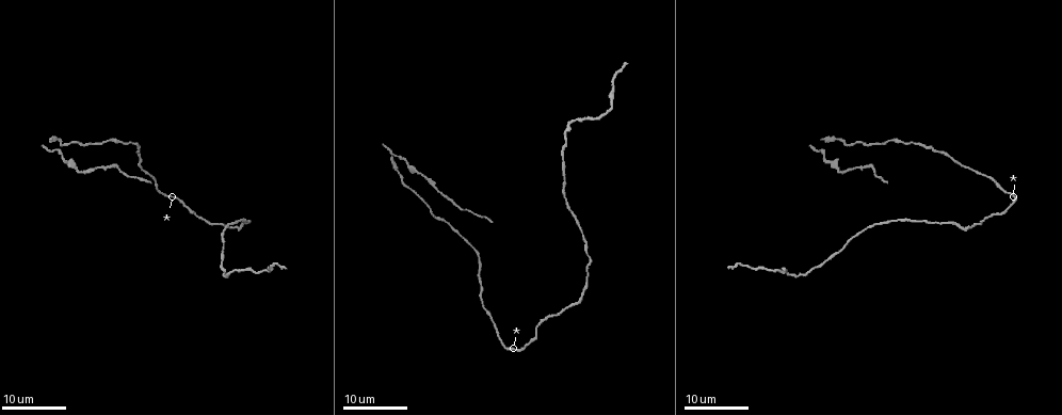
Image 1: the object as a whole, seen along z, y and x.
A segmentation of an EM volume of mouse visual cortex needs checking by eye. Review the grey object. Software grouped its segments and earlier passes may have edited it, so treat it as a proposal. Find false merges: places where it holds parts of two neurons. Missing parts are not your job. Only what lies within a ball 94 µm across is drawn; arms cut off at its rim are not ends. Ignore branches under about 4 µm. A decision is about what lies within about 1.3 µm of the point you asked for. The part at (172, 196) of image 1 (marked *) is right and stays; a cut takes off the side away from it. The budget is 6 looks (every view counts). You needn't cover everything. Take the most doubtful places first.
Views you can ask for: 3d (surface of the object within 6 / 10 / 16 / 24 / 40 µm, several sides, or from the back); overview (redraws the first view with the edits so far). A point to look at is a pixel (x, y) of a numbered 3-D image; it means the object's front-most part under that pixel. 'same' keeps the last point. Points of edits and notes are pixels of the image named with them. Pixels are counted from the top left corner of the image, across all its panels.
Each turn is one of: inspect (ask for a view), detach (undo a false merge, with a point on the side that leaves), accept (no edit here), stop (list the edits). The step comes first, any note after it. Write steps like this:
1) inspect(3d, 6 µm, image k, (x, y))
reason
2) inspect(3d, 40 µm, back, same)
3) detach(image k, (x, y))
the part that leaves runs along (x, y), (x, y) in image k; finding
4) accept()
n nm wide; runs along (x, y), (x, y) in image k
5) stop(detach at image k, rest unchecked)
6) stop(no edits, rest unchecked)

inspect(3d, 16 µm, image 1, (835, 169))
thick turns thin

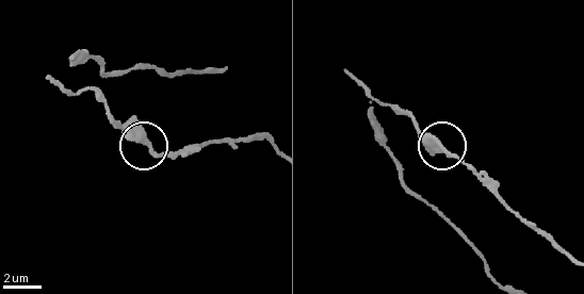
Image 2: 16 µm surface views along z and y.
inspect(3d, 10 µm, image 2, (148, 145))

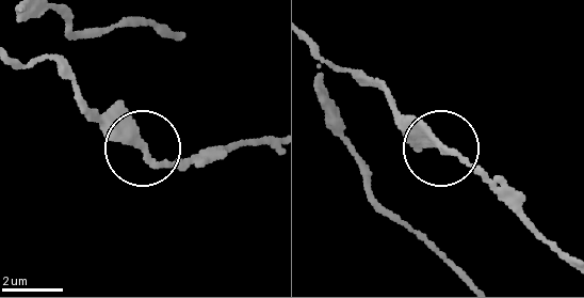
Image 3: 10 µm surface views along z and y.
accept()
300 nm wide; all the same neuron

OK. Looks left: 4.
inspect(3d, 24 µm, image 1, (611, 101))
calibre changes

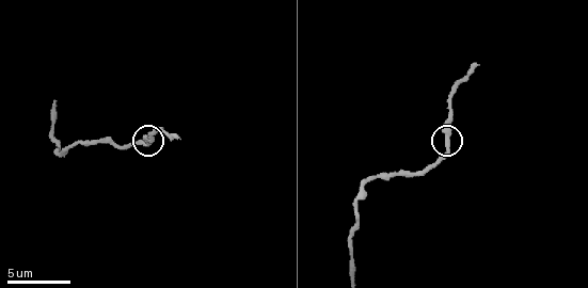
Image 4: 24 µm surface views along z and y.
inspect(3d, 6 µm, image 4, (449, 144))

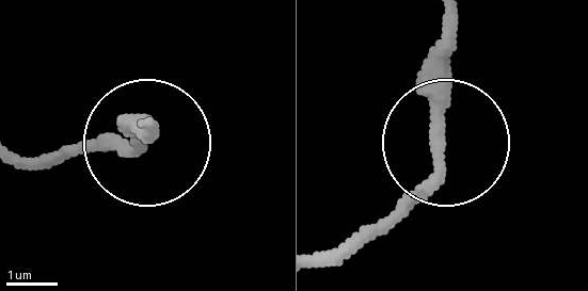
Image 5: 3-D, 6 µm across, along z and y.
accept()
runs along (326, 255), (363, 242), (435, 165), (440, 17) in image 5; continuous, no second neuron

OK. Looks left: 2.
inspect(3d, 16 µm, image 1, (572, 305))
calibre changes

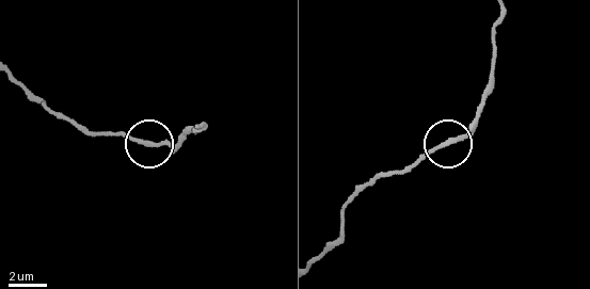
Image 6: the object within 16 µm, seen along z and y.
inspect(3d, 6 µm, image 6, (147, 141))

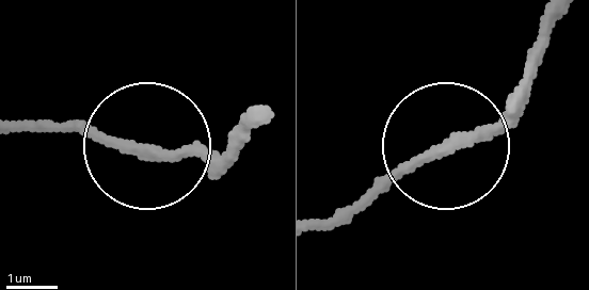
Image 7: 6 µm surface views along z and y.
accept()
runs along (321, 231), (487, 130), (534, 70) in image 7; all the same neuron

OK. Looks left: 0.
stop(no edits, rest unchecked)

